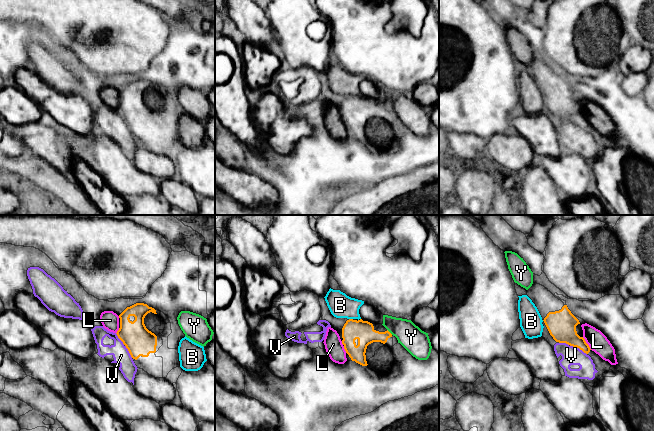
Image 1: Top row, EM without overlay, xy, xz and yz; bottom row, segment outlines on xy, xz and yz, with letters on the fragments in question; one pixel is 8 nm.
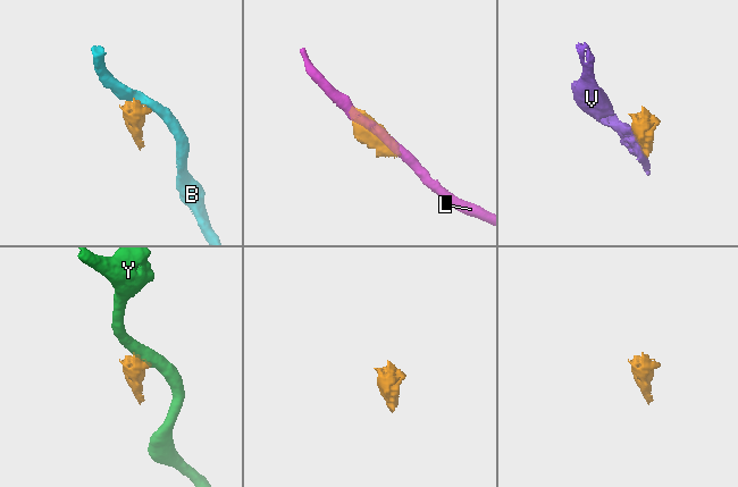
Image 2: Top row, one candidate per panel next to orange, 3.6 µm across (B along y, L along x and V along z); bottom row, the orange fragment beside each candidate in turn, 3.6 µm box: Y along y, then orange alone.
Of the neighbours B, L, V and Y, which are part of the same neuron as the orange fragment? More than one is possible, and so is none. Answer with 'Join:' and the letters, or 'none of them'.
Join: none of them

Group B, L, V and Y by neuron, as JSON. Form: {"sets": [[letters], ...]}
{"sets": [["B"], ["L"], ["V"], ["Y"]]}

